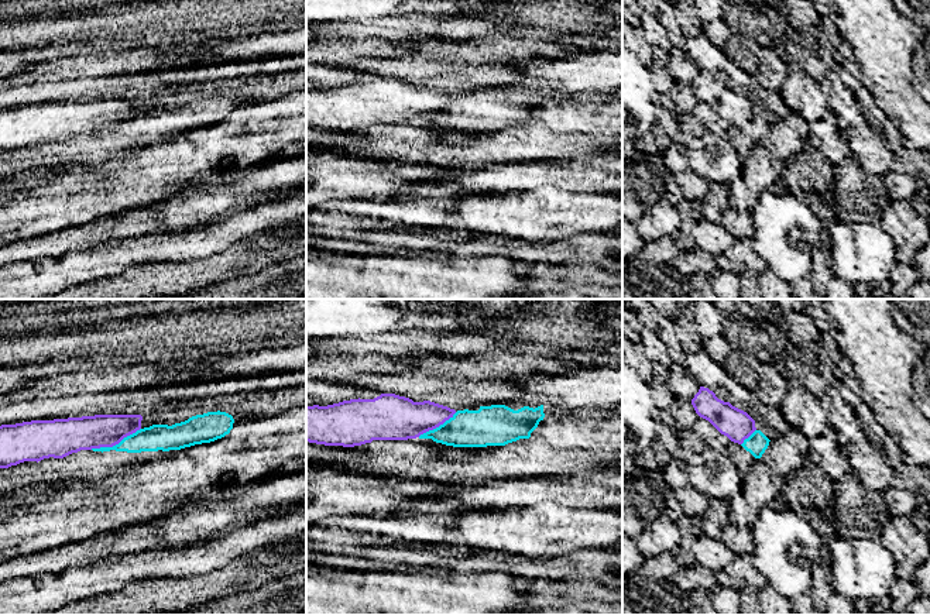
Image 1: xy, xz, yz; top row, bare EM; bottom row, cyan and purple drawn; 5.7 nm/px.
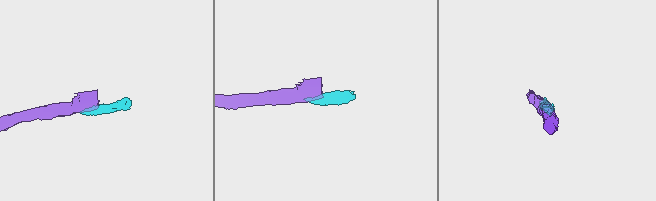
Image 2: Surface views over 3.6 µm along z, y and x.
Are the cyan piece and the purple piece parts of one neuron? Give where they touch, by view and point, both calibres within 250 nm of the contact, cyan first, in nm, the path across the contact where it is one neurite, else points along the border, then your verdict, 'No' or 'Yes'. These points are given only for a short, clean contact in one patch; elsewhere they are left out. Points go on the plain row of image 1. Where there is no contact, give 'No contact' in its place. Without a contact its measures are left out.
Touches cyan at xy (116, 129). Thickness 150 nm (cyan) against 190 nm. Boundary: xy (140, 112), (112, 130), (91, 133). No

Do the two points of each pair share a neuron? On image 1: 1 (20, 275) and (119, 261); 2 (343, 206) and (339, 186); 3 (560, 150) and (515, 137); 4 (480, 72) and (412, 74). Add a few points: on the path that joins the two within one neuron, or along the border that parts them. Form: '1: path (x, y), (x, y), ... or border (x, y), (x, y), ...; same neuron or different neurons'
1: path (44, 277), (95, 264); same neuron
2: border (367, 198), (328, 199), (321, 203); different neurons
3: path (549, 144), (527, 143); same neuron
4: path (463, 72), (429, 72); same neuron

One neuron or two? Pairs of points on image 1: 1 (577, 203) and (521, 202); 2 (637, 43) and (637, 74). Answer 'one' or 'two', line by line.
1: one
2: two

